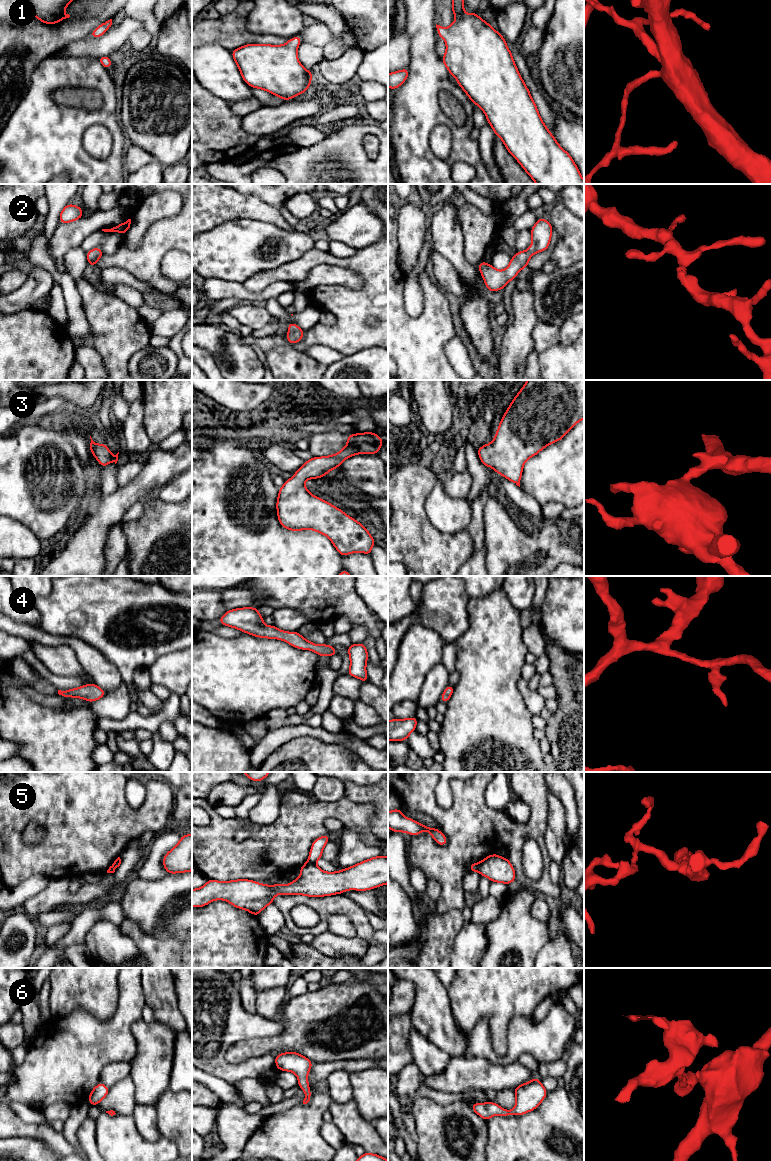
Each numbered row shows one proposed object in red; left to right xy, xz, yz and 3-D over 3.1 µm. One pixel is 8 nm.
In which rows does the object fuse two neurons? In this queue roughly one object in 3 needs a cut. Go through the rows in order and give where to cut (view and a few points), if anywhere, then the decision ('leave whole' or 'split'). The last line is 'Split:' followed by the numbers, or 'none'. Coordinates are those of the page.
1: no cut; leave whole
2: no cut; leave whole
3: no cut; leave whole
4: no cut; leave whole
5: cut in yz along (480, 862), (476, 870); split
6: no cut; leave whole
Split: 5

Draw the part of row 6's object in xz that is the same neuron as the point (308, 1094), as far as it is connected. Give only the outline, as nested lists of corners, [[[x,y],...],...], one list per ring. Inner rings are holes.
[[[297,1052],[281,1053],[275,1056],[274,1059],[276,1068],[281,1072],[289,1071],[297,1075],[299,1088],[305,1092],[303,1104],[307,1104],[312,1097],[307,1076],[314,1063]]]

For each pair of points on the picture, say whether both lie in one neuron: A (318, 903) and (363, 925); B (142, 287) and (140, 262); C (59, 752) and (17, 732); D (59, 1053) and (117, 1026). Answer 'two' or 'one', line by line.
A: one
B: two
C: one
D: one

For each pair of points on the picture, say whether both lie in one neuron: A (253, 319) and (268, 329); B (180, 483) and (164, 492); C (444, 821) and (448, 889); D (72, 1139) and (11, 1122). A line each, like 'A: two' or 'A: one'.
A: two
B: one
C: one
D: two

